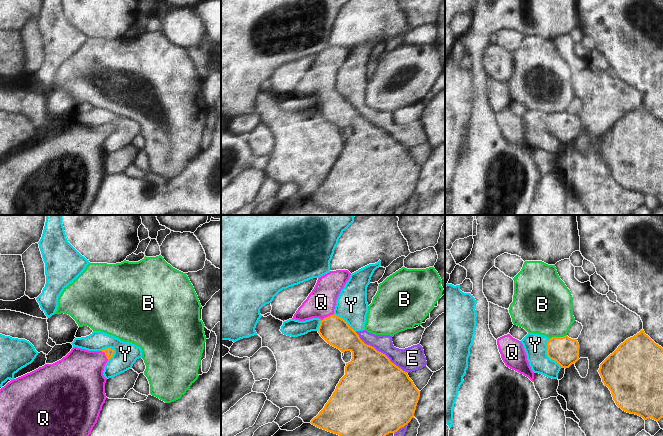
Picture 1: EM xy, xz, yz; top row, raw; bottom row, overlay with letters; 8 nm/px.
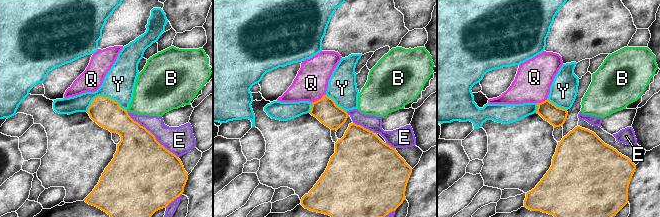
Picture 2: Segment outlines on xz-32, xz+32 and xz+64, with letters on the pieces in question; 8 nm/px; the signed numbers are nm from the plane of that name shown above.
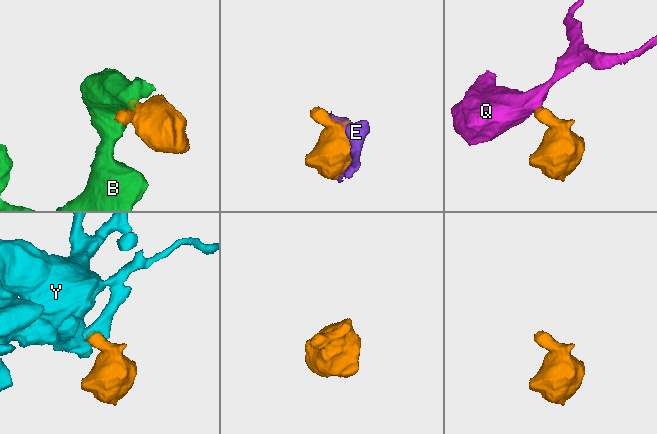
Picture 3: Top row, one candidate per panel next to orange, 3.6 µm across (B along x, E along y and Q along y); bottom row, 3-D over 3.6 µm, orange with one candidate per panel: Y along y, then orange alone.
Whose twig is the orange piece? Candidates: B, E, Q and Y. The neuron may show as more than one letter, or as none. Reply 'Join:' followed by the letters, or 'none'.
Join: Q

